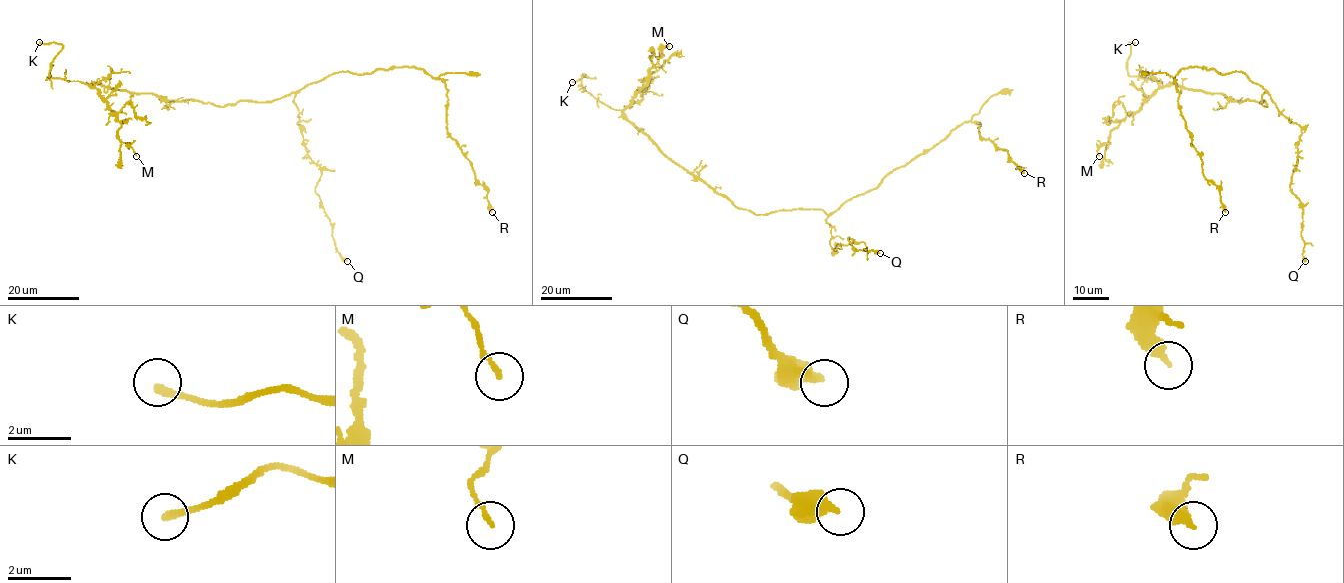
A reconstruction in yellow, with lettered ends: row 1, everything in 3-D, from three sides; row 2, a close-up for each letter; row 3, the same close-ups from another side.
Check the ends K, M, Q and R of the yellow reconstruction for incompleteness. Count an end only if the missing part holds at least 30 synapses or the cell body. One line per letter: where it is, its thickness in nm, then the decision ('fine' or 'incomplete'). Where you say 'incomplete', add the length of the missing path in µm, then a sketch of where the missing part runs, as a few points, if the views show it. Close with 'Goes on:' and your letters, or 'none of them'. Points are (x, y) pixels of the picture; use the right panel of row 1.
K: at (1135, 42); 240 nm thick; incomplete; about 25 µm are missing; missing branch runs (1135, 42), (1154, 40), (1167, 50), (1171, 45), (1173, 49)
M: at (1099, 156); 140 nm thick; fine
Q: at (1305, 261); 440 nm thick; fine
R: at (1225, 212); 320 nm thick; fine
Goes on: K

